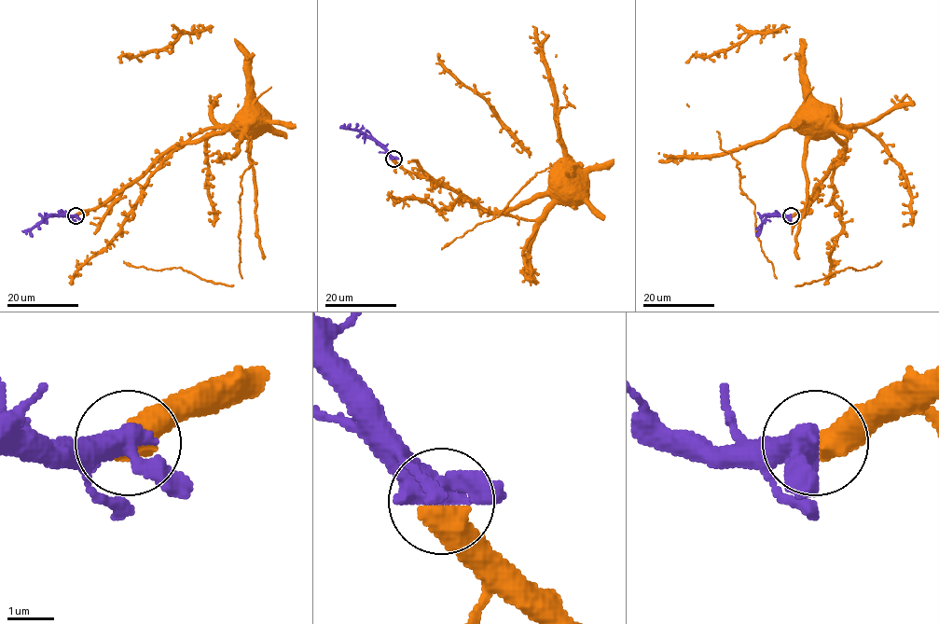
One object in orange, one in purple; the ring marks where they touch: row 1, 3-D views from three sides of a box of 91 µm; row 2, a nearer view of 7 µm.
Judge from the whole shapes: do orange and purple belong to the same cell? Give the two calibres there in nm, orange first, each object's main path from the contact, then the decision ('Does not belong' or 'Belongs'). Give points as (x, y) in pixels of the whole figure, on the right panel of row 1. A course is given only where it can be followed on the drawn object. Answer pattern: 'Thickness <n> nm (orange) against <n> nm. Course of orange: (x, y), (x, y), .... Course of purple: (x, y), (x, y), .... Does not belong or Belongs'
Thickness 600 nm (orange) against 480 nm. Course of orange: (792, 215), (804, 208), (827, 169), (844, 150), (827, 131), (813, 134), (804, 127). Course of purple: (791, 215), (767, 215), (759, 231). Belongs

